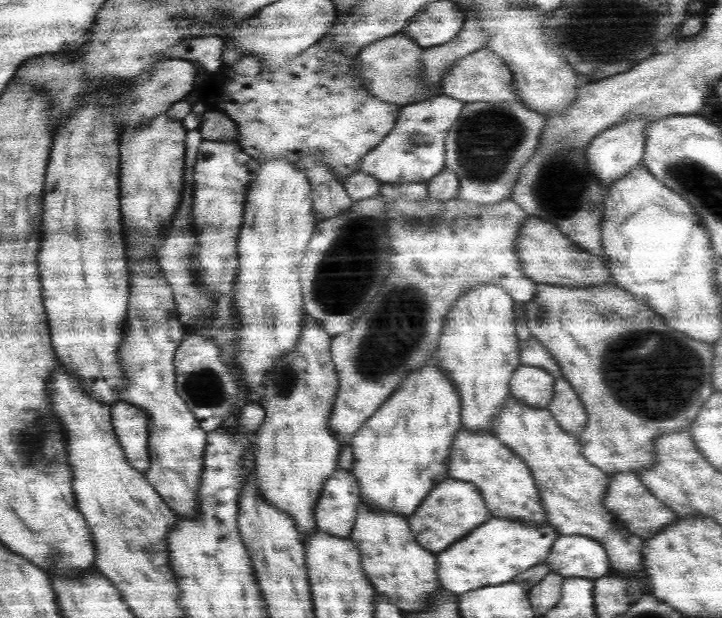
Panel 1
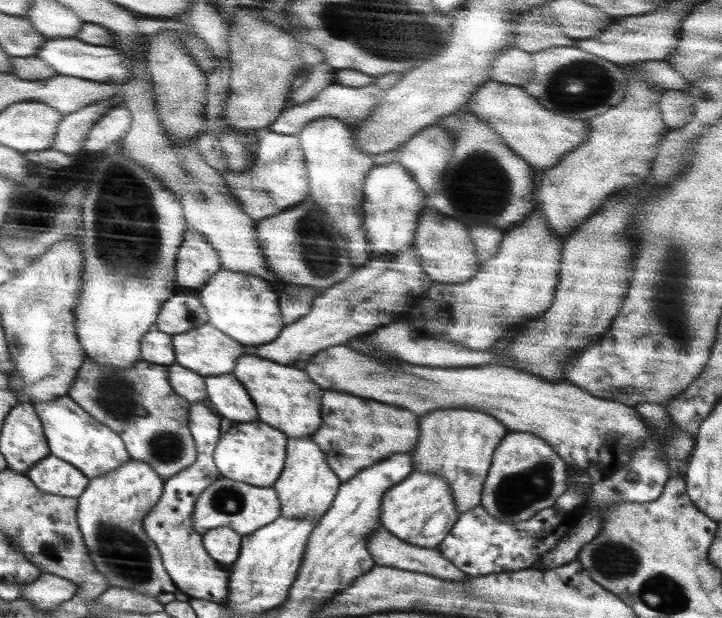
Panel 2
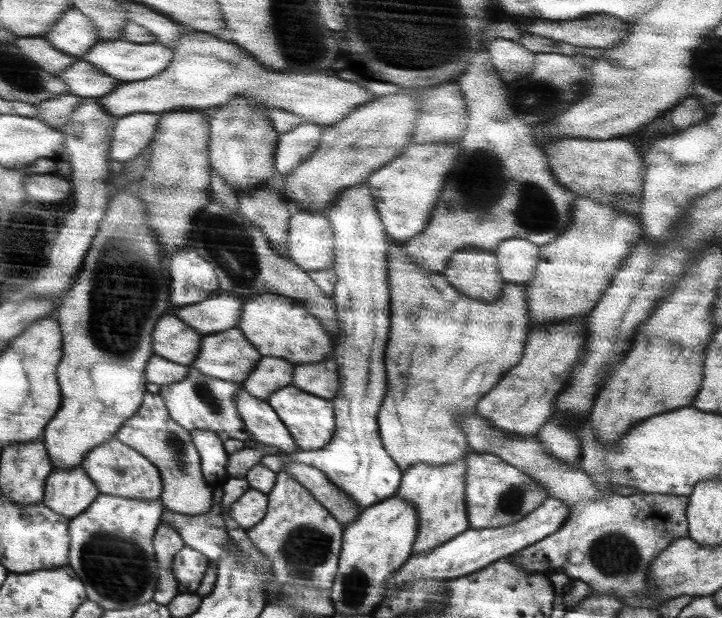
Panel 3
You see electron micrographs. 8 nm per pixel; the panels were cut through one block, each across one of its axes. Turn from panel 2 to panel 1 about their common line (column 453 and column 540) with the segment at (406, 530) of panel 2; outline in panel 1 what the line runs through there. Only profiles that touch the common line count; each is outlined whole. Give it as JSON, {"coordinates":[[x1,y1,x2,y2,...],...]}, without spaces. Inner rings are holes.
{"coordinates":[[463,430,454,436,453,451,450,452,449,474,452,479,466,480,482,492,486,506,492,516,520,521,526,525,542,525,547,521,542,493,537,480,526,461,522,461,498,437,490,432,469,432]]}

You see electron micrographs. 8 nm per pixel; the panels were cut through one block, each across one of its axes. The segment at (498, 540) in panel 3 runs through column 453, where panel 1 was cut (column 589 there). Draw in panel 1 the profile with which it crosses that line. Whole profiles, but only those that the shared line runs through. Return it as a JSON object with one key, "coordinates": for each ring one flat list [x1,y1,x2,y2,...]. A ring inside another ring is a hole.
{"coordinates":[[559,535,547,556,552,572,564,578,600,578,610,574,606,549,594,539]]}

